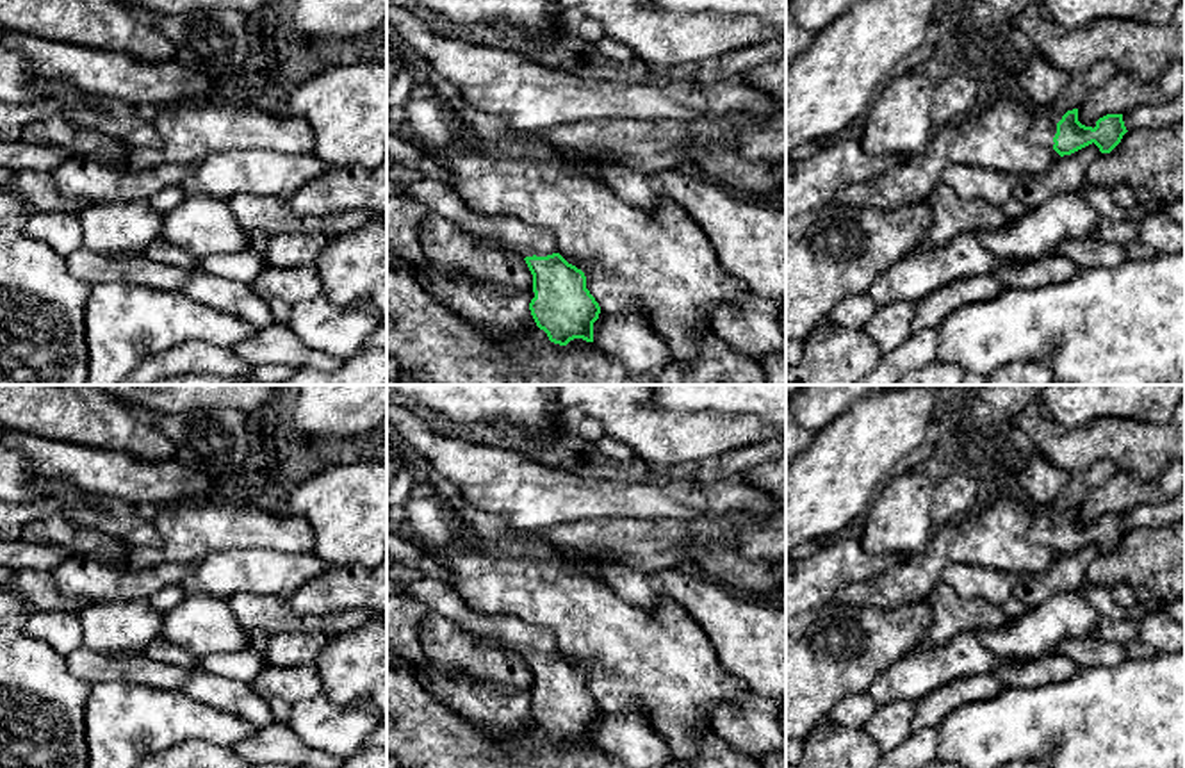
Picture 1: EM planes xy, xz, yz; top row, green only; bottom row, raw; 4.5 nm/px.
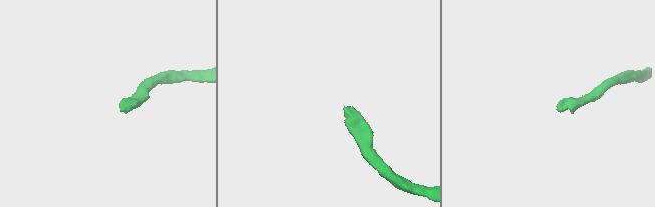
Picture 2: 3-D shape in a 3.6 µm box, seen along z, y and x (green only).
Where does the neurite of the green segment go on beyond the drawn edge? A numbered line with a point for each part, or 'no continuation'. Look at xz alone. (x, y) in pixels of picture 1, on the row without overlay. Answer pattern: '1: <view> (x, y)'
1: xz (506, 631)

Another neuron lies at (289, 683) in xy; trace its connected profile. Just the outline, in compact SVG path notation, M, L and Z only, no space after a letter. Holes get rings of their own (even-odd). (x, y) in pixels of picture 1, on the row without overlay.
M266 666L251 682L251 690L271 693L289 706L321 693L321 677L314 666Z

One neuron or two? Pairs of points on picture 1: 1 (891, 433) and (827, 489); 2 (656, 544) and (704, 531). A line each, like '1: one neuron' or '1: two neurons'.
1: one neuron
2: one neuron

